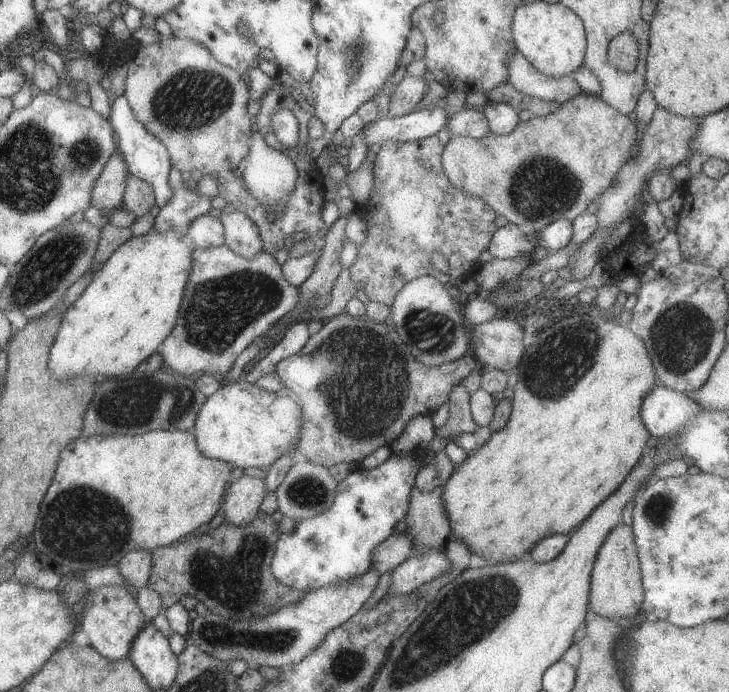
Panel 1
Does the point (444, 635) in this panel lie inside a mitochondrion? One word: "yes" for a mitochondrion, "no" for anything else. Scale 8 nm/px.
yes

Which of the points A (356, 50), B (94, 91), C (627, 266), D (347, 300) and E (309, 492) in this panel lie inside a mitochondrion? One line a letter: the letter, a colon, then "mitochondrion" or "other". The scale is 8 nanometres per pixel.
A: mitochondrion
B: other
C: other
D: other
E: mitochondrion

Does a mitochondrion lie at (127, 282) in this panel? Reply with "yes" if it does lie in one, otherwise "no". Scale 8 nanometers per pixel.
no

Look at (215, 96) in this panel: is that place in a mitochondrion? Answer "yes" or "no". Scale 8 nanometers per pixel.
yes

